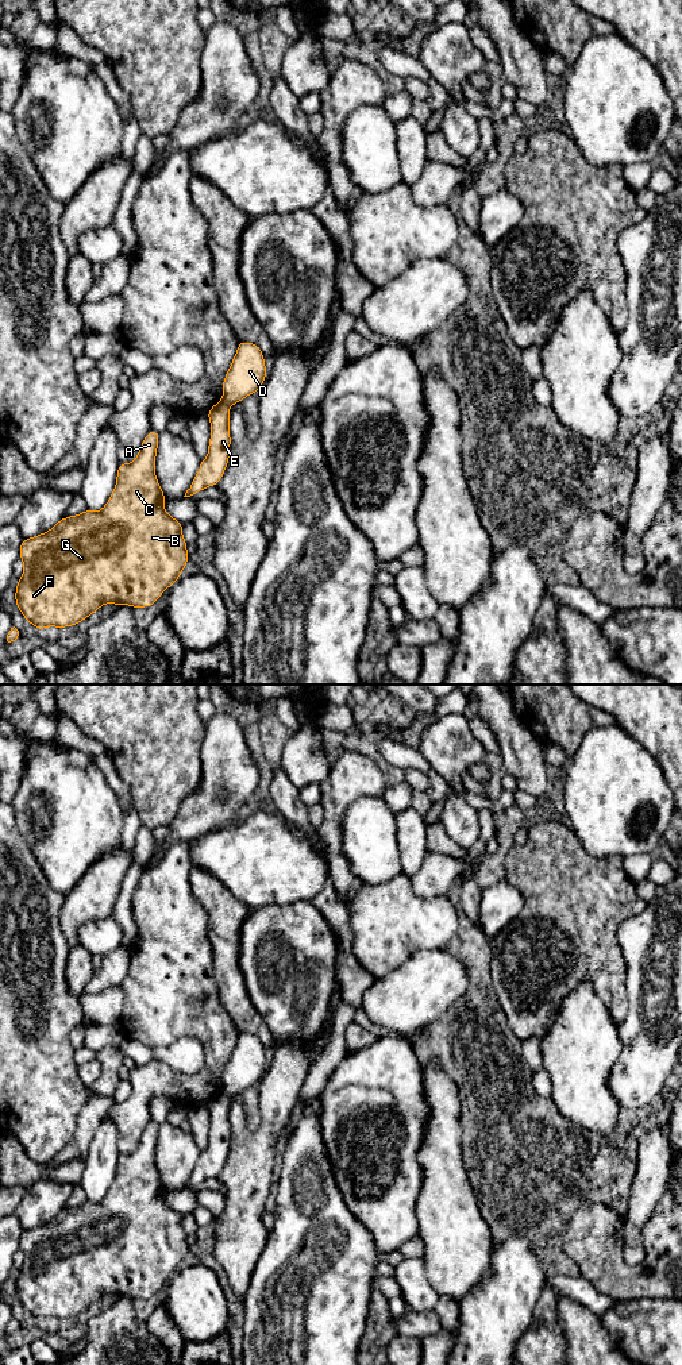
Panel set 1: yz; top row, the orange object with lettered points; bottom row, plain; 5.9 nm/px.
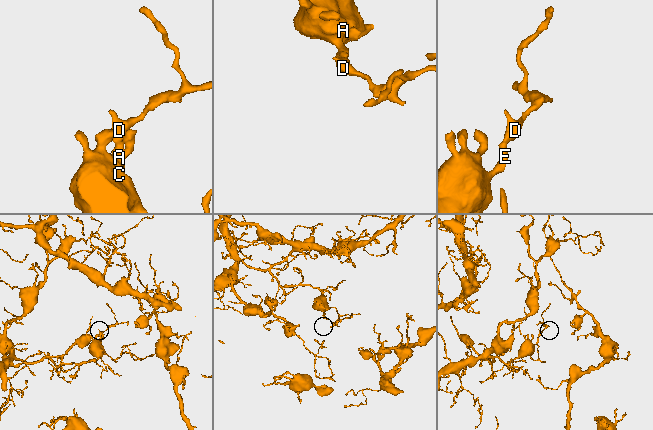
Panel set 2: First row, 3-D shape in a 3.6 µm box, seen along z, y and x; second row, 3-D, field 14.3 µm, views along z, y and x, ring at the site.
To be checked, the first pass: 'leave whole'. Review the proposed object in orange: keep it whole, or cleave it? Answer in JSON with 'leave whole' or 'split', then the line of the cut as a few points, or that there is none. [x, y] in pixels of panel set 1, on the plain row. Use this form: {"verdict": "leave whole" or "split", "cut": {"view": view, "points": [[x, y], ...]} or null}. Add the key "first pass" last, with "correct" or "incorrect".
{"verdict": "split", "cut": {"view": "yz", "points": [[222, 1091], [228, 1098]]}, "first pass": "incorrect"}

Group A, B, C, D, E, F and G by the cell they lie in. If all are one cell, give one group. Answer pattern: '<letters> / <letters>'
A B C E F G / D

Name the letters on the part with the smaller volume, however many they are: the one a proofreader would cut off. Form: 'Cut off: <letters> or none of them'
Cut off: D

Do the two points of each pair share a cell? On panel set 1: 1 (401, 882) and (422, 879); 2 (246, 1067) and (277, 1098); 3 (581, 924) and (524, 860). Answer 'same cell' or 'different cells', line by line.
1: different cells
2: different cells
3: same cell

